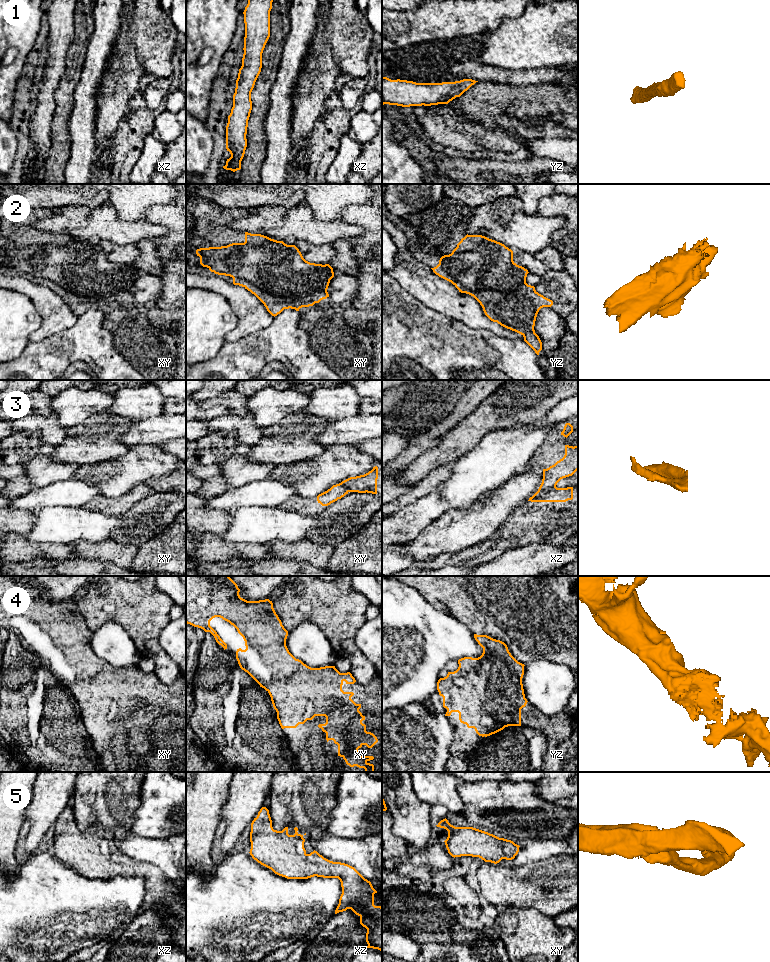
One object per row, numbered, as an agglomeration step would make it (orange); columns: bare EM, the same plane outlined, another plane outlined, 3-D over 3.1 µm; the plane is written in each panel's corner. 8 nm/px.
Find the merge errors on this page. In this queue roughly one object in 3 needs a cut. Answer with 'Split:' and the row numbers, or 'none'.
Split: 3

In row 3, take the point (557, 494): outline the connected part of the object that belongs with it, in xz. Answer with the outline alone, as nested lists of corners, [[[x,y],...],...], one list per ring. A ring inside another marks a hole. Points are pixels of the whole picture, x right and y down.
[[[573,487],[554,488],[540,496],[533,498],[531,502],[566,502],[573,499]]]

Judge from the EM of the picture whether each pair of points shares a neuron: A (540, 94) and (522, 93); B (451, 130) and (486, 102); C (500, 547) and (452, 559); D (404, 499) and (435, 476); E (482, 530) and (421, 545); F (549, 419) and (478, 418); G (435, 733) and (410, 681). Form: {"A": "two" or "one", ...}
{"A": "one", "B": "two", "C": "one", "D": "one", "E": "one", "F": "two", "G": "two"}

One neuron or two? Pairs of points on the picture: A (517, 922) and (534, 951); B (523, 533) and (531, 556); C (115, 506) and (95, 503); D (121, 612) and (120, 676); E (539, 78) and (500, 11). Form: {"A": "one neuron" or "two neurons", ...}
{"A": "one neuron", "B": "two neurons", "C": "one neuron", "D": "two neurons", "E": "two neurons"}

